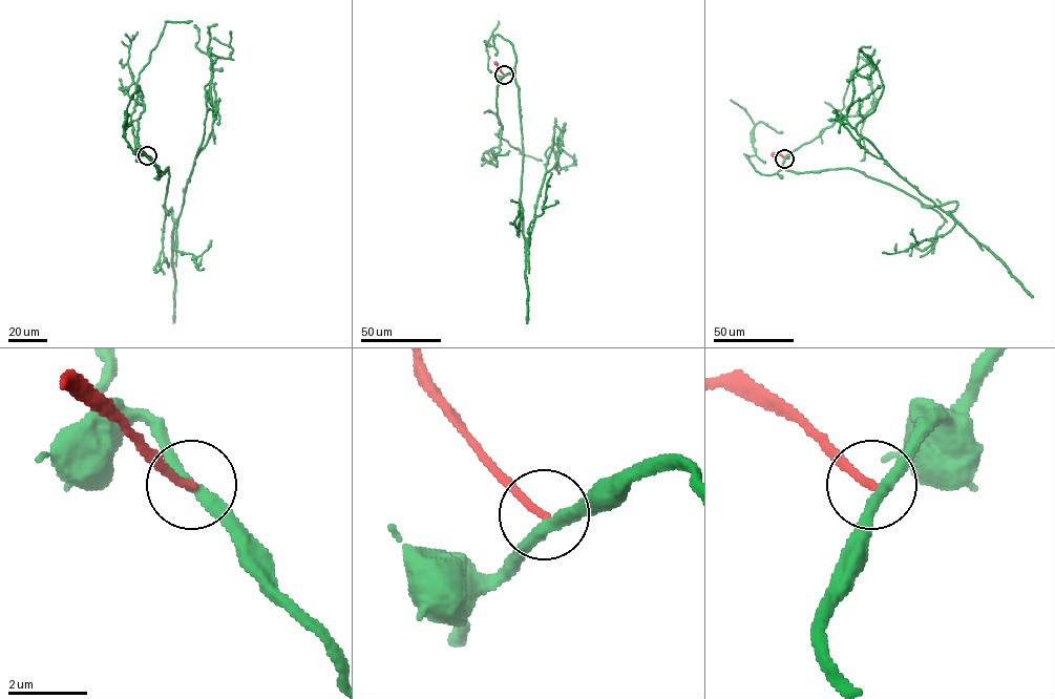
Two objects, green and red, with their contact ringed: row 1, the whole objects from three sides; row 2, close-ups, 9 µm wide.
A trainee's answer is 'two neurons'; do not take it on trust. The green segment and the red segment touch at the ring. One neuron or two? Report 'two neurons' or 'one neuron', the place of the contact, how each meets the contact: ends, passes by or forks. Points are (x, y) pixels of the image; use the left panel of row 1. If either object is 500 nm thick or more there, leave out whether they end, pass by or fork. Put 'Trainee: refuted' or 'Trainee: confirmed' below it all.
two neurons; place (147, 155); green passes by; red ends
Trainee: confirmed

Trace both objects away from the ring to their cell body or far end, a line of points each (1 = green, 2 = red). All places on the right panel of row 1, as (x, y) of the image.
1: (784, 157), (956, 208), (847, 121), (852, 75), (874, 70), (863, 55)
2: (784, 157), (772, 154)

